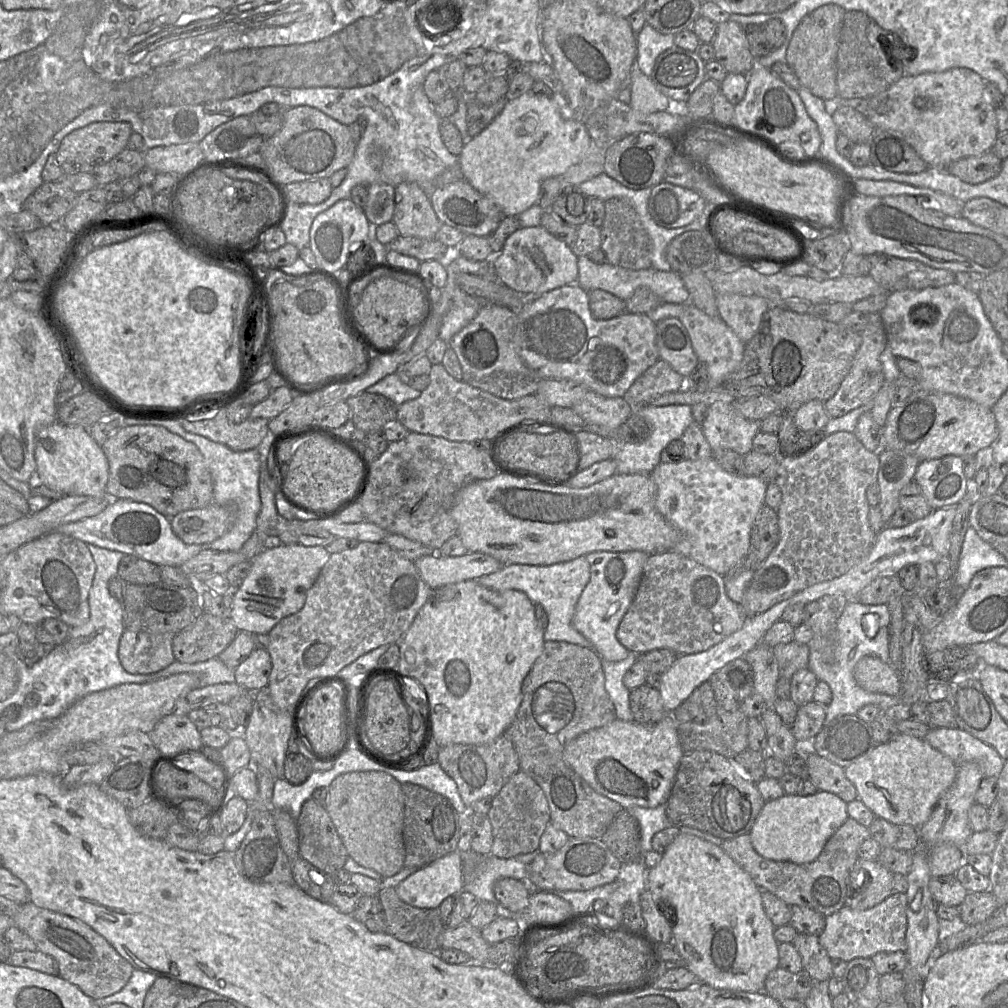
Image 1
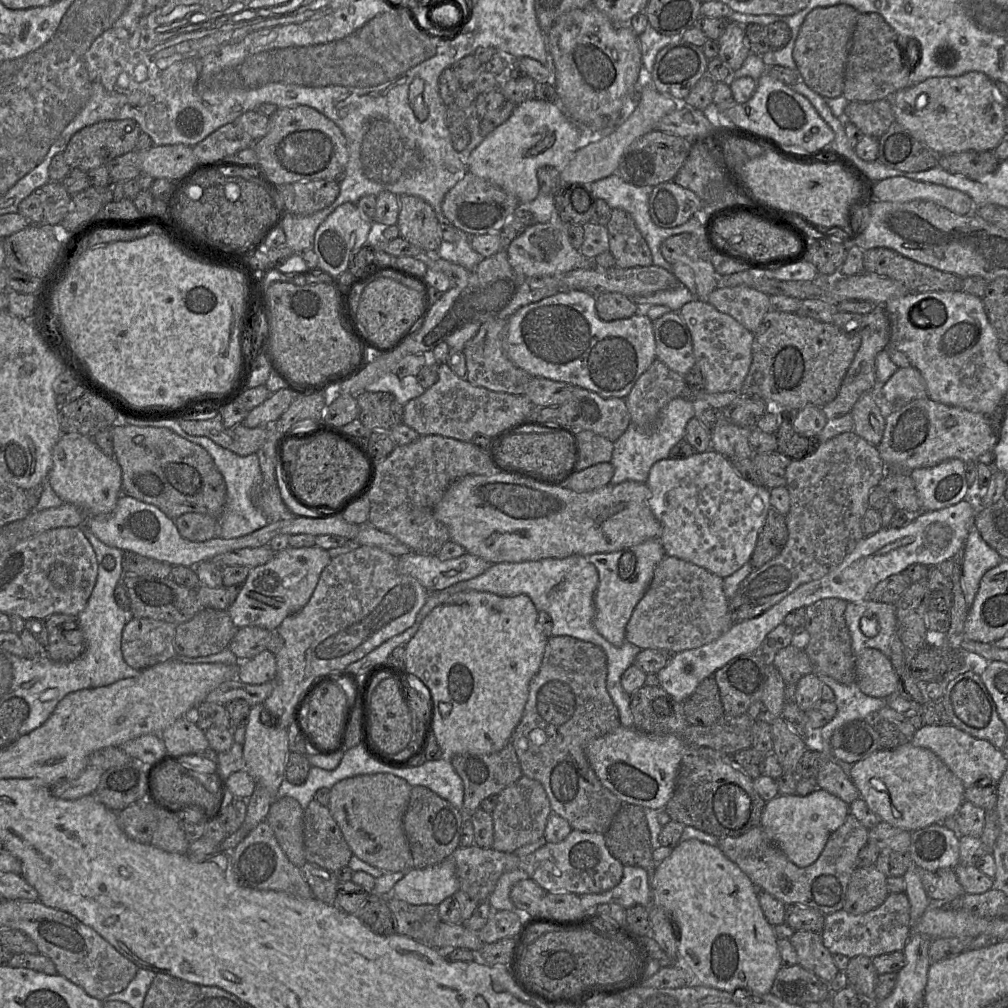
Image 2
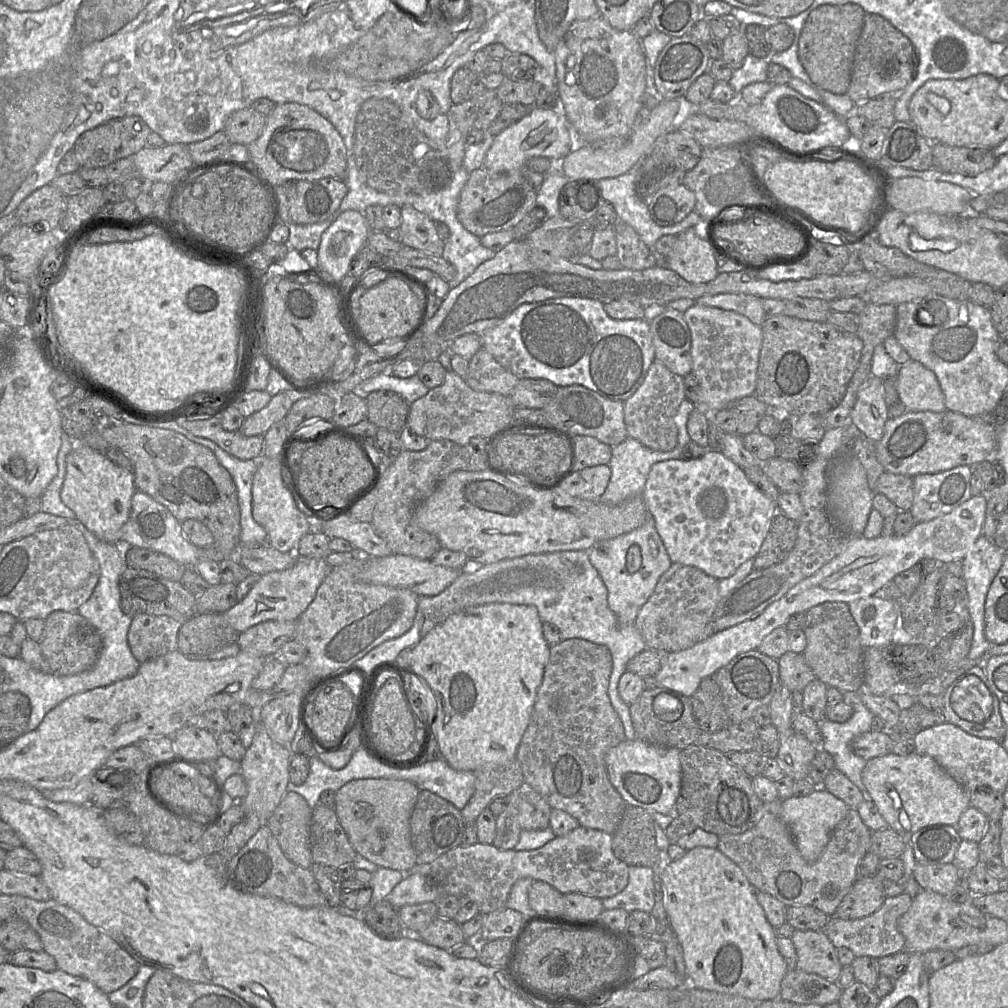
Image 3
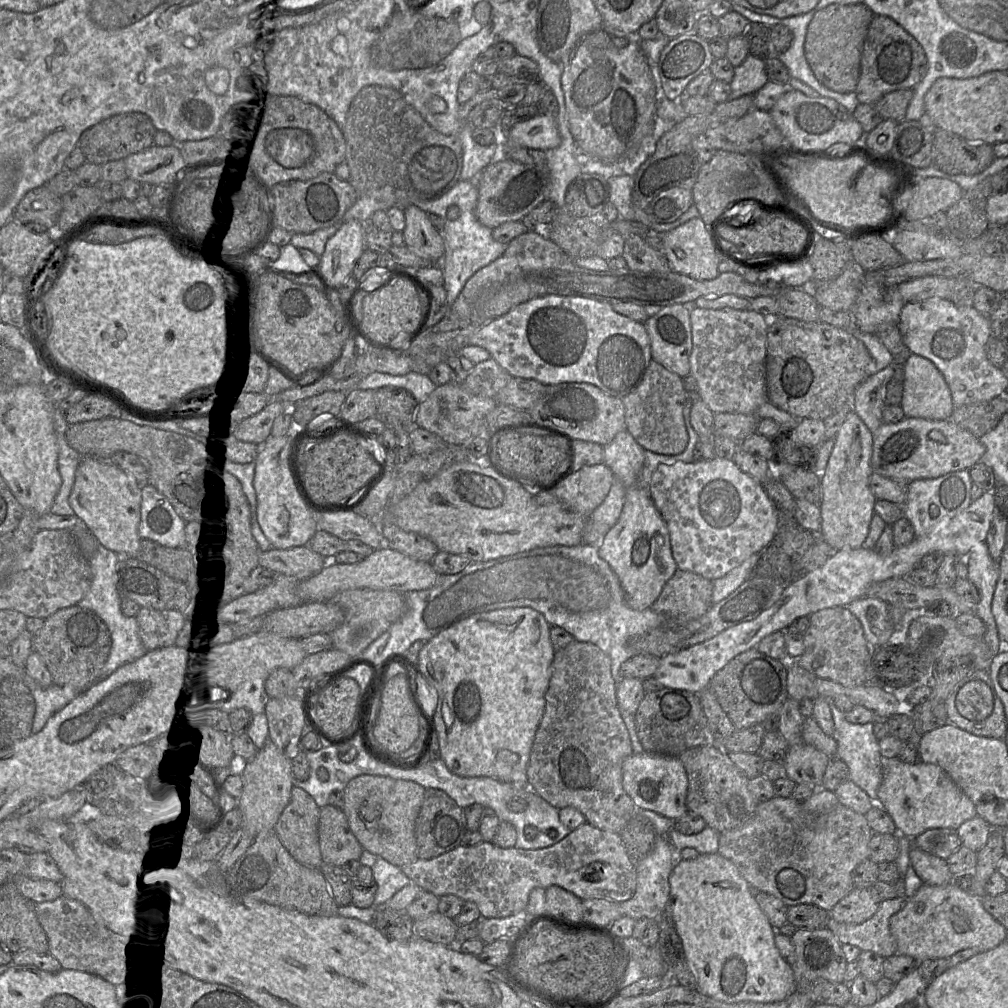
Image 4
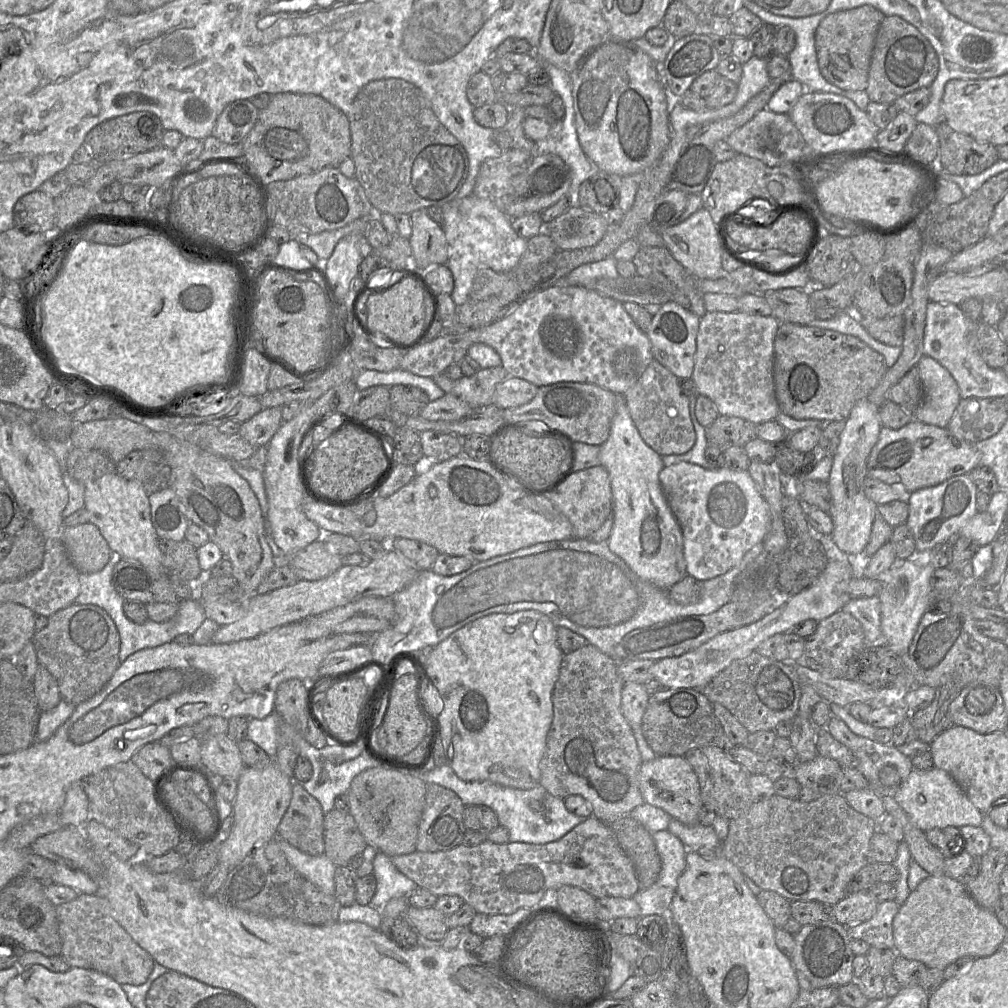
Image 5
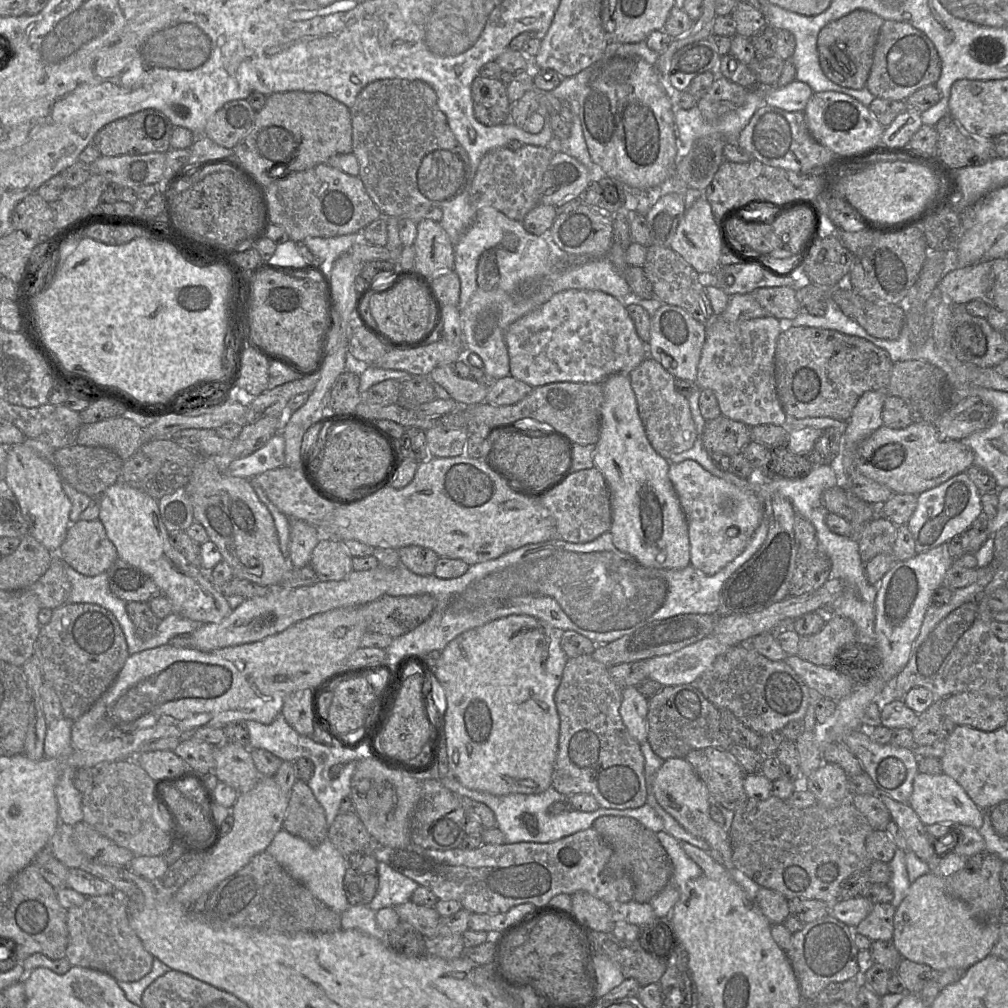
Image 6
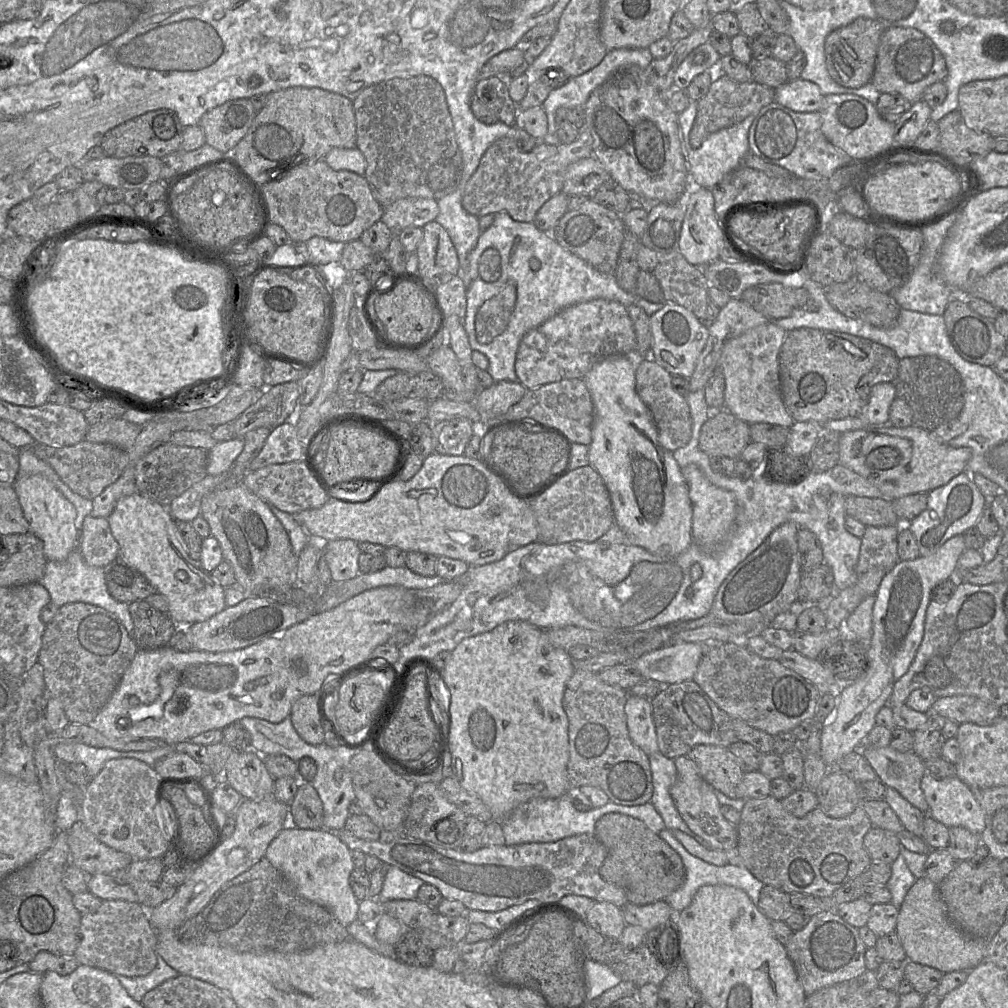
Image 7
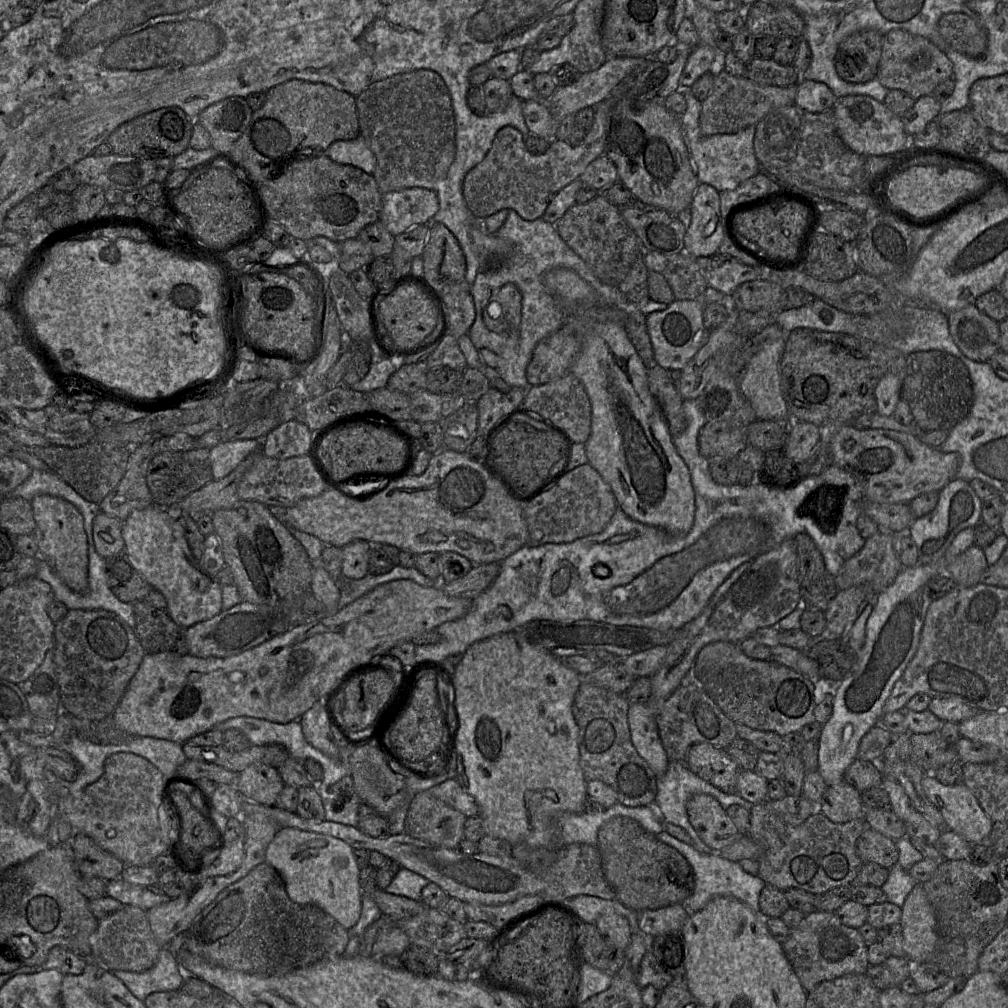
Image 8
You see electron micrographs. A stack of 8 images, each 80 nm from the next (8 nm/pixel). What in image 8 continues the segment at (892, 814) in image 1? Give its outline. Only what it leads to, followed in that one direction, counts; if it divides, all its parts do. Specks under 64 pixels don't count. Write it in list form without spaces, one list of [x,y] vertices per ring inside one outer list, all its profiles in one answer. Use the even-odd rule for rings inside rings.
[[[931,773],[925,774],[921,783],[925,795],[941,812],[948,829],[959,834],[972,845],[988,840],[993,821],[985,813],[976,797],[964,783],[944,785]]]

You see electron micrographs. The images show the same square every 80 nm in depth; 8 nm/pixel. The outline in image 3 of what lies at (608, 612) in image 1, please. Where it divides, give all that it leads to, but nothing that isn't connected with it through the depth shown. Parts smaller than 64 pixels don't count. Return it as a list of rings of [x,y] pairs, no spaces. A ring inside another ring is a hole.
[[[651,517],[627,534],[596,544],[588,551],[588,555],[590,563],[607,588],[608,606],[623,626],[634,624],[640,608],[652,595],[659,578],[672,564]]]

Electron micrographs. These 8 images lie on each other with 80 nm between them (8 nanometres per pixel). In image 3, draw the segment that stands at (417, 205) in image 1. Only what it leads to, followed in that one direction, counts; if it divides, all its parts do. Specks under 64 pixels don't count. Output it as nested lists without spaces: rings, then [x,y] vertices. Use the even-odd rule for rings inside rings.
[[[404,205],[401,207],[399,227],[401,243],[435,256],[442,256],[445,241],[439,237],[434,222],[411,205]]]

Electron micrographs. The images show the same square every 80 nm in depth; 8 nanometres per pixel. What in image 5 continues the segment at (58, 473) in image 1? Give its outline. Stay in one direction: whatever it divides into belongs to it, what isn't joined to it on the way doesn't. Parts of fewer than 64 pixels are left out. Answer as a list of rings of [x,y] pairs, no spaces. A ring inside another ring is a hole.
[[[115,472],[85,486],[83,507],[89,523],[97,526],[112,552],[117,553],[119,558],[137,560],[154,573],[170,574],[163,564],[148,496],[140,483],[127,480]]]

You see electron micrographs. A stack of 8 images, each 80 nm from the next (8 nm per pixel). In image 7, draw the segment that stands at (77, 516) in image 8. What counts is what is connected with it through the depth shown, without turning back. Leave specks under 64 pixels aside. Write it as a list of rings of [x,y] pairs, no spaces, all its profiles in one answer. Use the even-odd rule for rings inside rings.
[[[32,475],[18,477],[13,484],[23,515],[30,526],[30,536],[43,548],[48,561],[64,561],[77,549],[79,532],[75,527],[77,516],[74,505],[47,478]]]

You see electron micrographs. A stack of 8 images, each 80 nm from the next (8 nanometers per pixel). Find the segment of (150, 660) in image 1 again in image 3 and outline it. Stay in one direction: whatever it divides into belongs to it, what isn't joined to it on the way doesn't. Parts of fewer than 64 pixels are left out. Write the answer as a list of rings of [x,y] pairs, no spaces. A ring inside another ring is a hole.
[[[137,612],[127,634],[131,653],[139,663],[177,650],[177,636],[182,623],[167,617]]]

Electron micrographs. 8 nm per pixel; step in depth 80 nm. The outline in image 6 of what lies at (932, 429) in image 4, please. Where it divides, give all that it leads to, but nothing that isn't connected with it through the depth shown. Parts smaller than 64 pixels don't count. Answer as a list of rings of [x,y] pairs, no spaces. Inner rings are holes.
[[[914,421],[903,429],[882,425],[854,450],[855,470],[888,487],[894,494],[918,495],[966,472],[973,462],[972,449],[960,440],[944,439],[934,425]]]

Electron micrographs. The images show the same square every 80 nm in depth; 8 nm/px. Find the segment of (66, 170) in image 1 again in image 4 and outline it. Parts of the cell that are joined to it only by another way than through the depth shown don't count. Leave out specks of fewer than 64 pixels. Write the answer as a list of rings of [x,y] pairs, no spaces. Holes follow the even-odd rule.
[[[140,112],[121,113],[84,130],[77,147],[84,154],[86,162],[103,165],[109,161],[123,160],[131,154],[152,146],[156,131],[157,129],[147,115]]]

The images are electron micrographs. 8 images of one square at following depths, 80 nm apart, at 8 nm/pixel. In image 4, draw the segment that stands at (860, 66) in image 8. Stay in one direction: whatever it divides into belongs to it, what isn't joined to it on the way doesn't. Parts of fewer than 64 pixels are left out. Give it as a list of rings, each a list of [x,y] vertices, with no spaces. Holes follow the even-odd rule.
[[[830,4],[814,14],[807,28],[804,54],[822,85],[838,93],[855,91],[864,41],[873,16],[874,13],[865,4]]]

